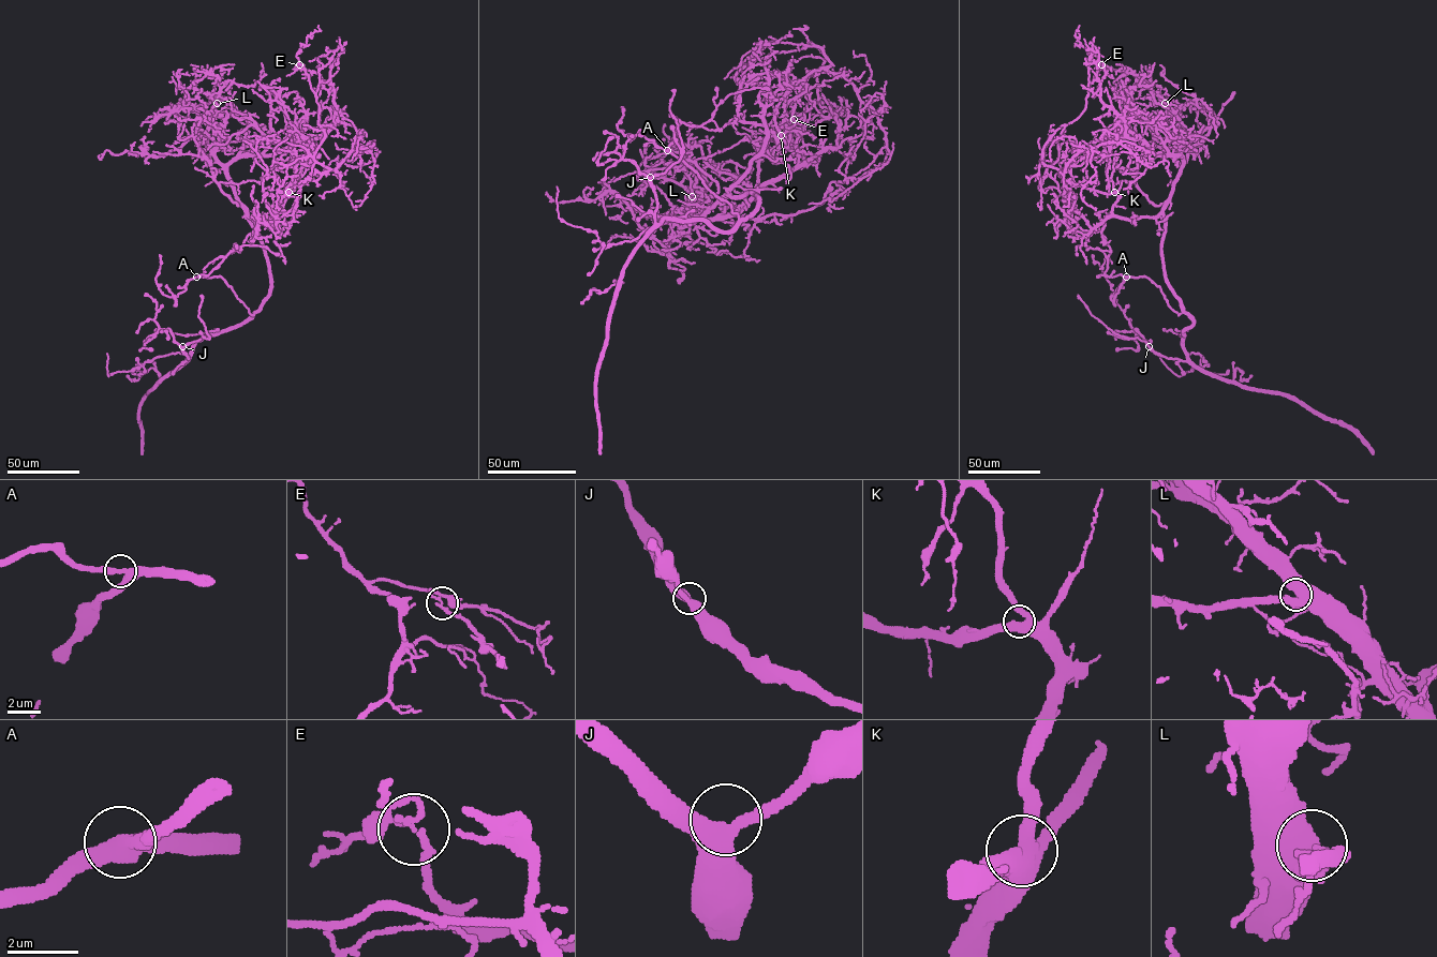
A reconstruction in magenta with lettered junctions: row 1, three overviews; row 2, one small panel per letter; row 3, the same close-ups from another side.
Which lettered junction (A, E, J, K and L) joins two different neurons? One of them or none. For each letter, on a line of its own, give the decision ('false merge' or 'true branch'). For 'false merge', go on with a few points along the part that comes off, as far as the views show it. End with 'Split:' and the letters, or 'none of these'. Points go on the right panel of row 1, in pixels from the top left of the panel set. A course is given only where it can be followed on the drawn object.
A: true branch
E: false merge | (1101, 65), (1042, 162), (1061, 173), (1080, 151), (1120, 143), (1170, 172)
J: true branch
K: true branch
L: true branch
Split: E

